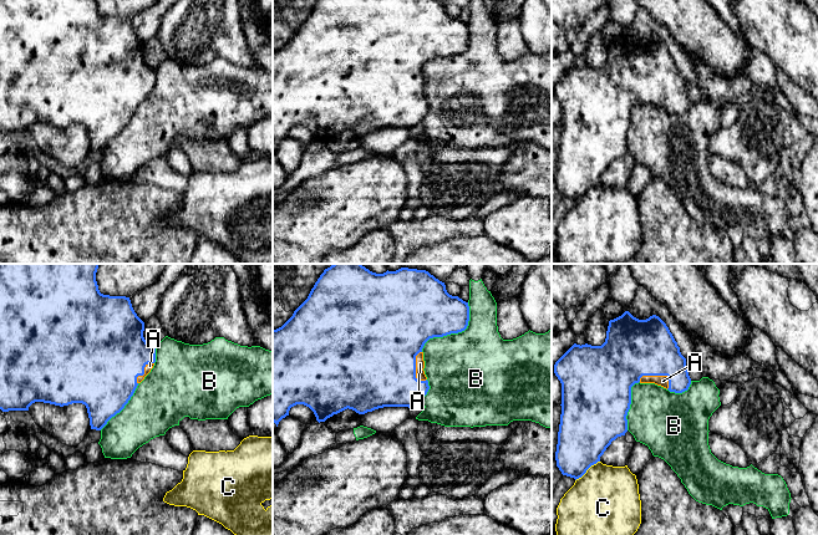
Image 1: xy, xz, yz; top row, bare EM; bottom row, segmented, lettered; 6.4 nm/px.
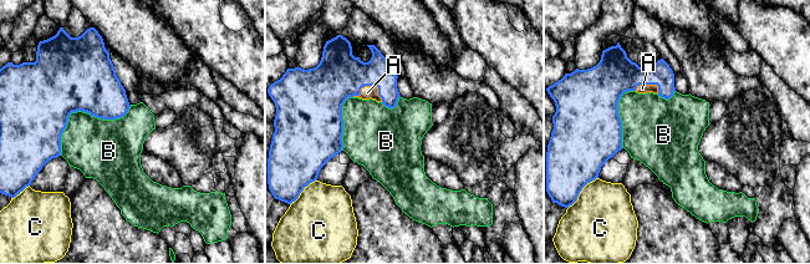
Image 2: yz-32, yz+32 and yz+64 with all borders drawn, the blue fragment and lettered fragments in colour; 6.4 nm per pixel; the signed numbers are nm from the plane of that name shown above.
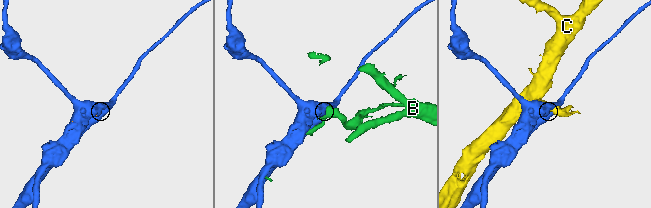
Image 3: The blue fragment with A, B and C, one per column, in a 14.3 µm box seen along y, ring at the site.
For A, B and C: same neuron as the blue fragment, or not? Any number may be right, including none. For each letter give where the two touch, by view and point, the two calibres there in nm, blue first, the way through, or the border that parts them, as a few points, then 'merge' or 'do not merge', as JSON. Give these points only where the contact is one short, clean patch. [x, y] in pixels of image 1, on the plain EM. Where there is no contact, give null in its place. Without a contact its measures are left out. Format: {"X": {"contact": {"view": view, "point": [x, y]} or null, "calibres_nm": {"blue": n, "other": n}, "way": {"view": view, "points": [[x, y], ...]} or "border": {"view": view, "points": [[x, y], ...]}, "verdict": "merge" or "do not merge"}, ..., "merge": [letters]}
{"A": {"contact": {"view": "yz", "point": [658, 96]}, "calibres_nm": {"blue": 380, "other": 70}, "verdict": "merge"}, "B": {"contact": {"view": "xz", "point": [453, 54]}, "calibres_nm": {"blue": 380, "other": 480}, "verdict": "do not merge"}, "C": {"contact": {"view": "yz", "point": [587, 190]}, "calibres_nm": {"blue": 340, "other": 460}, "verdict": "do not merge"}, "merge": ["A"]}

